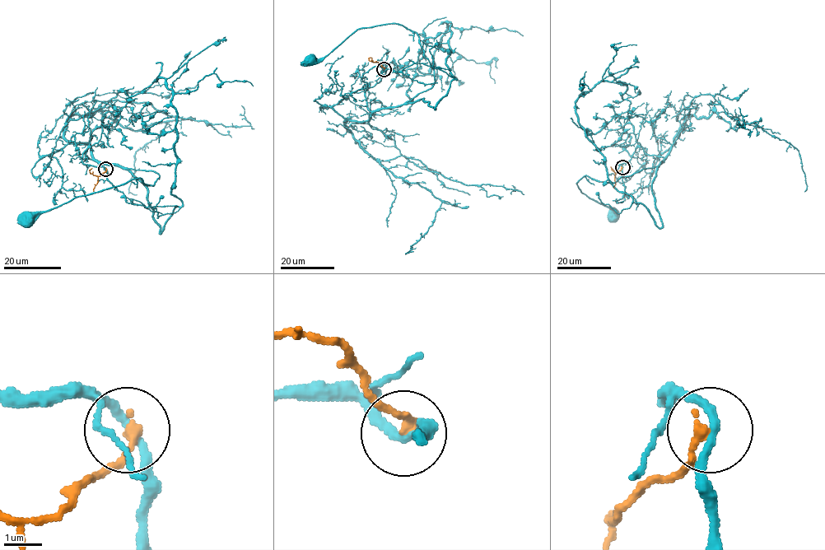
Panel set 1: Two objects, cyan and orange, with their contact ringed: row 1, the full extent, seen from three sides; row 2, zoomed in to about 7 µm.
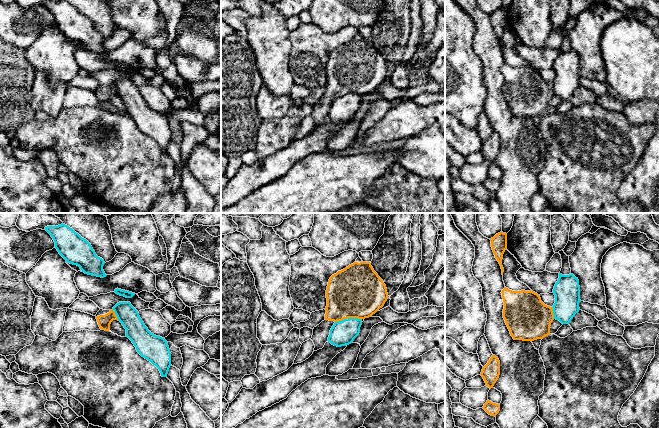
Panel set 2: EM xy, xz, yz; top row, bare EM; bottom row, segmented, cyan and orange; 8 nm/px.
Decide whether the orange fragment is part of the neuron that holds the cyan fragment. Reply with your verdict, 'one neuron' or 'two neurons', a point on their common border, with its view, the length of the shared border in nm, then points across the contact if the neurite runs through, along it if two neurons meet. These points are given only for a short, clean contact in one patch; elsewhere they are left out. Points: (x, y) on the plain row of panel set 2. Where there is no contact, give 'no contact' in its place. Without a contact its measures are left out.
two neurons; meets cyan in xz at (348, 94); contact 220 nm long; border along xz (361, 95), (344, 94), (335, 98)

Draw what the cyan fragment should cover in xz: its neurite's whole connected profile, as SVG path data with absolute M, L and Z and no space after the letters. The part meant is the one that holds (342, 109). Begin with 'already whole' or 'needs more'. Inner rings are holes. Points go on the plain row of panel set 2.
already whole | M348 94L335 98L330 106L328 118L341 123L351 120L360 109L362 96L358 94Z

